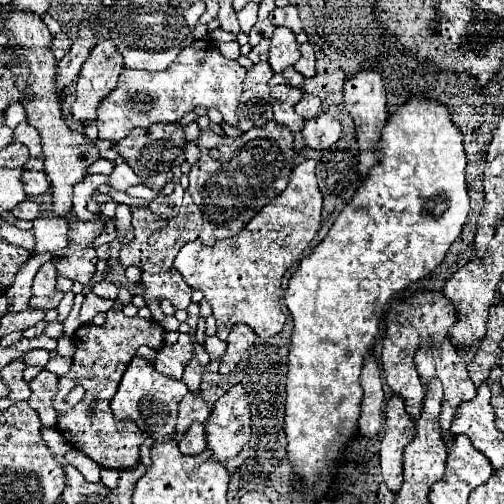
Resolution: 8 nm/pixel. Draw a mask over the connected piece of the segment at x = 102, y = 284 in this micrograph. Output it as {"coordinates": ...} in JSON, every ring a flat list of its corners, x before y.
{"coordinates":[[98,281,98,283,94,283,92,293,96,293,98,297,104,297,104,299,116,299,118,297,118,287,108,283,108,281]]}

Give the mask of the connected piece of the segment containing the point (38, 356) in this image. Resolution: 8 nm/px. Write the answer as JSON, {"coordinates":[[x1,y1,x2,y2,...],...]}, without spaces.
{"coordinates":[[32,349,32,351,28,351,24,355,22,361,26,365,40,365,40,367,44,367,48,363,48,359,50,359,50,353,46,349]]}

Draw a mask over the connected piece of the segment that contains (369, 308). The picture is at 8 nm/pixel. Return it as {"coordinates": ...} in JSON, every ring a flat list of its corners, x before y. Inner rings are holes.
{"coordinates":[[412,97,390,113,378,141,378,151,382,153,380,161,368,171,364,183,342,209,328,235,316,245,312,255,300,261,284,295,286,307,294,319,284,419,288,457,292,469,308,485,312,485,318,495,324,495,328,483,332,481,336,469,334,455,338,455,338,451,342,451,358,431,362,403,358,377,364,357,374,347,384,309,400,289,406,289,410,283,422,279,442,263,448,247,460,235,470,211,464,177,464,135,458,131,448,109,438,105,436,99]]}

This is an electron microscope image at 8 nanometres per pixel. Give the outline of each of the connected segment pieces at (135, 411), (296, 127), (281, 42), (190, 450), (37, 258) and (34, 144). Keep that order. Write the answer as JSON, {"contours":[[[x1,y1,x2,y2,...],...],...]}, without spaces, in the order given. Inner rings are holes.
{"contours":[[[134,357,134,361,130,361,130,365,126,367,126,373,122,375,118,391,110,401,110,409,116,419,130,419,148,437,156,441,164,441,174,433,178,405,186,393,188,389,186,385,182,385,182,381,170,381,166,375,160,375,146,359]],[[276,85,272,87,270,95,274,99,274,121,290,131,302,131,304,119,294,111,294,105,300,101,302,91,288,85]],[[276,27,270,43,270,67,274,73,282,73,286,67,292,67,300,57,300,45,296,43,294,33,286,27]],[[194,423,188,433,184,435,184,439,178,443,180,445,180,453,184,455,200,455,206,449,206,435,204,435,204,425,202,423]],[[32,253,26,261,26,265,22,265,22,269,18,271,14,283,8,287,6,295,8,295,8,311,10,313,18,313,18,311,24,311,28,309,28,301,32,297,32,291,30,291,30,285,32,285,32,279,34,275,38,273,38,269,50,261,52,255,50,253]],[[20,123,20,125,14,129,14,139,16,139,16,141,20,141,22,145,26,145,32,157,40,157,40,155,42,155,40,137,38,137,38,131,36,131,36,129,32,129,32,125]]]}

